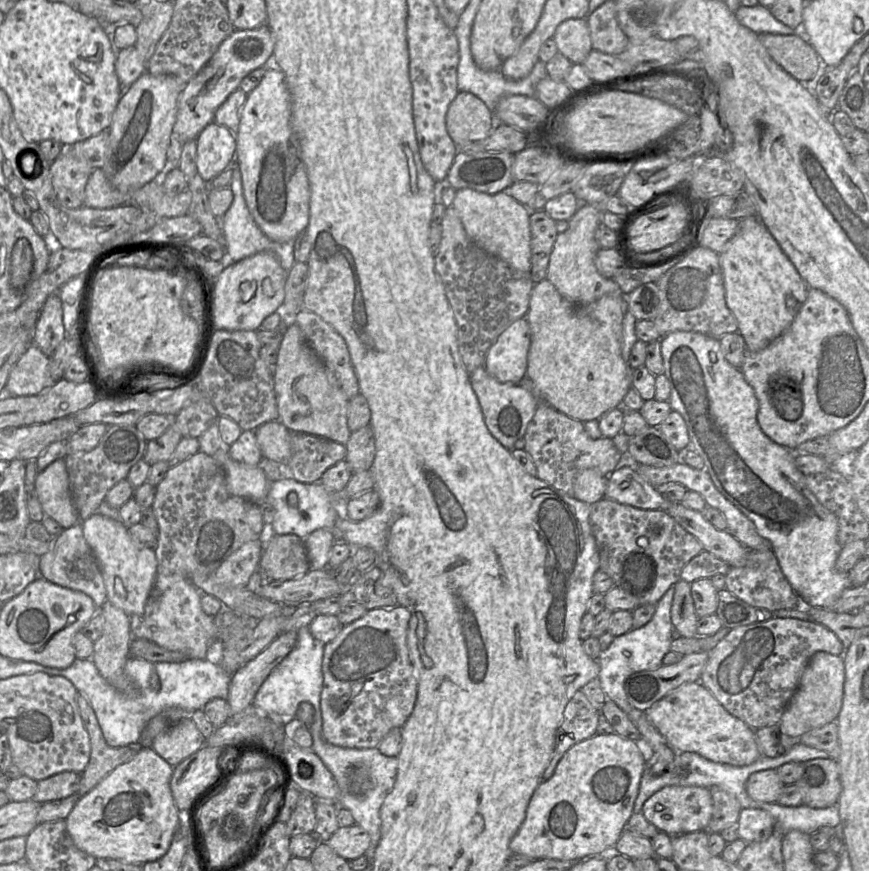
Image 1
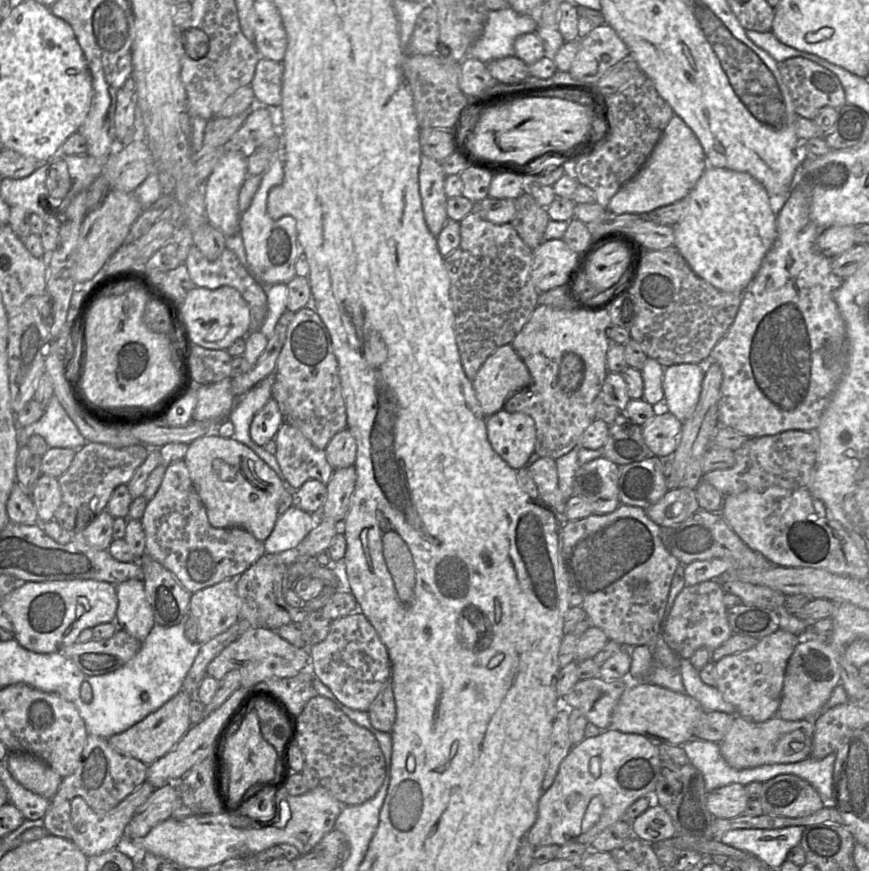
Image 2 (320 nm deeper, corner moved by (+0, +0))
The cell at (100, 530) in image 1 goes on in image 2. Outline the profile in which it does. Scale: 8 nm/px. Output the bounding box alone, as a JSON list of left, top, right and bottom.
[115,579,155,641]

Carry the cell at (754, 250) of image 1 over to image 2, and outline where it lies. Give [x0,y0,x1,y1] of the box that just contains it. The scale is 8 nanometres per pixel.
[674,167,776,293]

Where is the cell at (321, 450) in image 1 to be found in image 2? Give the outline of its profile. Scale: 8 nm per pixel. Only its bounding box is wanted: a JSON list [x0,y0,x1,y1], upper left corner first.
[274,422,334,490]

